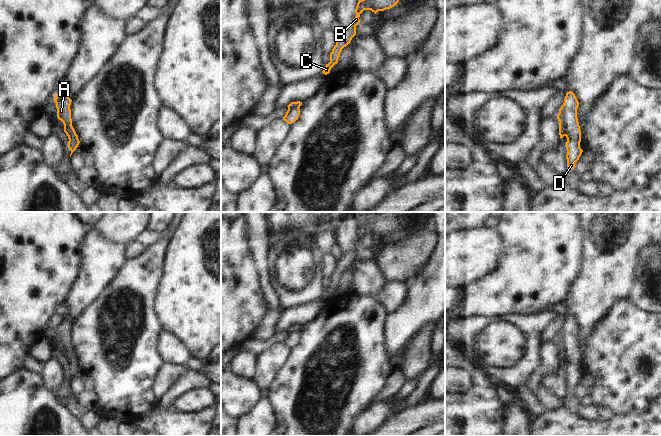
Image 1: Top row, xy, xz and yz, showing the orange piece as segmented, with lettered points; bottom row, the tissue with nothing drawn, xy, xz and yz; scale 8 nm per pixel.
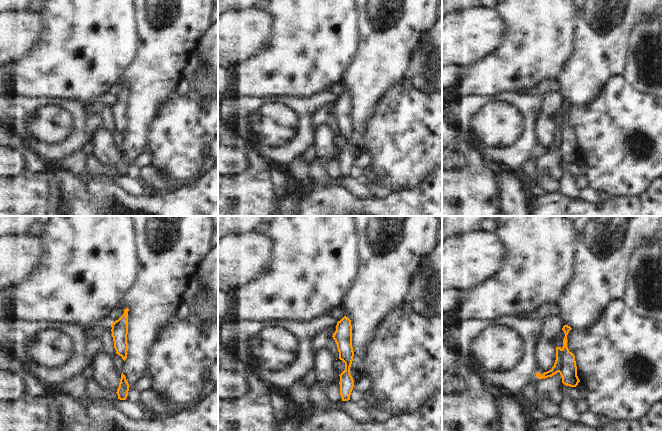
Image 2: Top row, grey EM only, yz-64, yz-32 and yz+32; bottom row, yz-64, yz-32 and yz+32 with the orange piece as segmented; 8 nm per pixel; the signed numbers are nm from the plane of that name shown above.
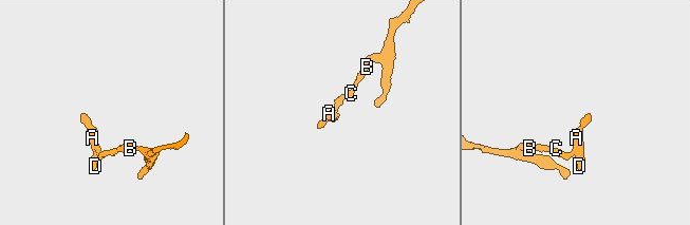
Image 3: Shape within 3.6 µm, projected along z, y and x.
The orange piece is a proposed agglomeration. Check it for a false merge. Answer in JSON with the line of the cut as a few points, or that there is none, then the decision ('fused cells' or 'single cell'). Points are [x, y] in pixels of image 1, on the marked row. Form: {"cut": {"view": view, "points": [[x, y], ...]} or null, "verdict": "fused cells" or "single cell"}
{"cut": {"view": "yz", "points": [[559, 111], [563, 117], [565, 135]]}, "verdict": "fused cells"}

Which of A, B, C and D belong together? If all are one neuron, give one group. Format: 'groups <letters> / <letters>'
groups A D / B C

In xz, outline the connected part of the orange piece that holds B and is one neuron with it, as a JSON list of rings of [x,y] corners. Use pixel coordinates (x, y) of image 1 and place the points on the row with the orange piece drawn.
[[[359,0],[355,9],[355,18],[351,25],[345,28],[337,37],[336,45],[330,53],[330,62],[326,64],[322,73],[329,74],[331,68],[338,63],[342,49],[350,44],[352,38],[356,35],[356,26],[360,23],[359,17],[364,10],[371,10],[376,14],[378,11],[394,7],[398,2],[399,0]]]

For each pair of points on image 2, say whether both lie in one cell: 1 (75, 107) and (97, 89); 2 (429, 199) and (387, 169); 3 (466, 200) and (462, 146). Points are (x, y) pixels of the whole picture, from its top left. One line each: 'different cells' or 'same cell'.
1: different cells
2: different cells
3: same cell

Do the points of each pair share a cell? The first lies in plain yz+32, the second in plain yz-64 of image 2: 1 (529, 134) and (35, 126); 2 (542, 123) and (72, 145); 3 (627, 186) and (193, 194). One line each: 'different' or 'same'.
1: same
2: different
3: different

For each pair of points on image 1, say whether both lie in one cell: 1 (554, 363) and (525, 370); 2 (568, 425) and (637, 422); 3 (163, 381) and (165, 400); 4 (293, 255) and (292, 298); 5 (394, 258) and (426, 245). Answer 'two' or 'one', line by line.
1: two
2: one
3: two
4: one
5: one

